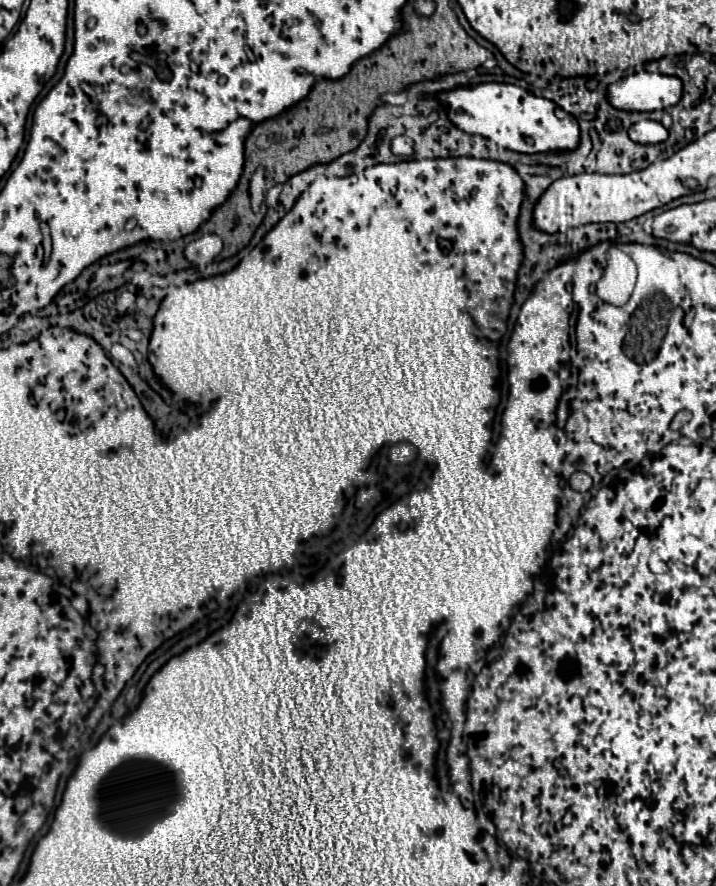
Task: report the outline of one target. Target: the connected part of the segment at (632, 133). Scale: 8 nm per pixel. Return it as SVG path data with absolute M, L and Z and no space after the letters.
M640 120L628 130L630 140L640 142L640 144L658 144L668 138L668 130L654 120Z

